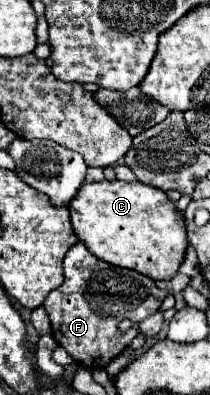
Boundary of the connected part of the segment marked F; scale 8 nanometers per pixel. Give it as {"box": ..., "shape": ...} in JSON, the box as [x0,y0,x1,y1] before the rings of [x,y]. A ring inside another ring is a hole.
{"box":[43,241,165,369],"shape":[[[81,241],[67,251],[63,265],[63,285],[51,291],[43,303],[51,319],[55,335],[53,339],[85,369],[103,369],[111,359],[125,351],[137,335],[135,327],[121,333],[119,323],[123,319],[139,323],[141,319],[147,319],[149,315],[157,313],[165,299],[165,293],[155,285],[153,279],[137,271],[121,269],[97,259],[87,251],[87,247]]]}

